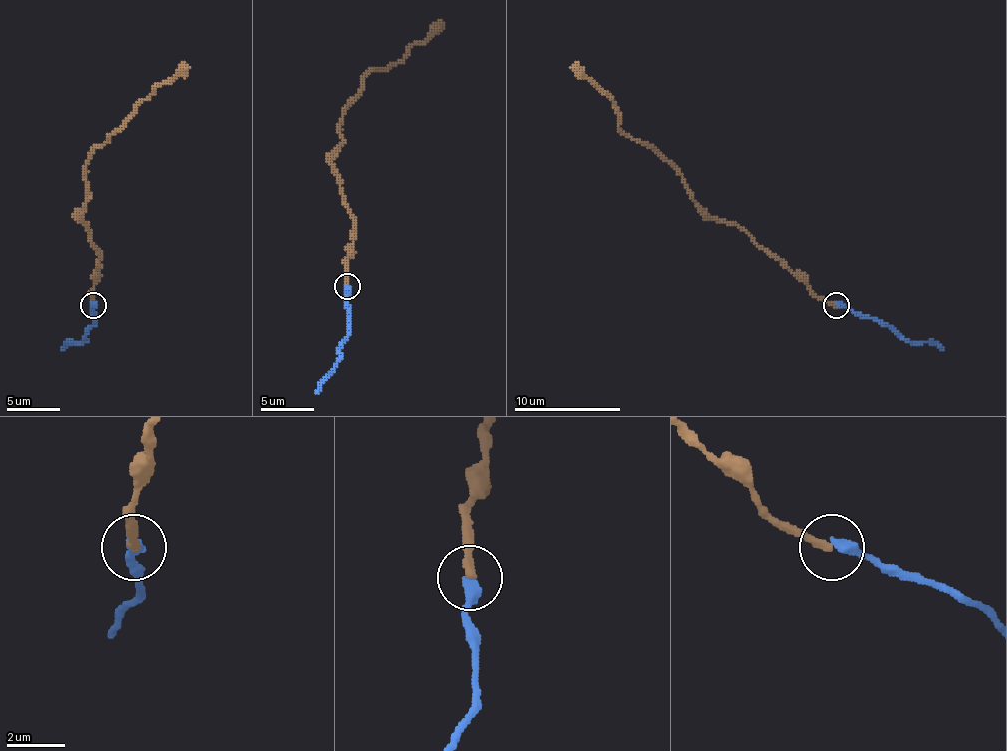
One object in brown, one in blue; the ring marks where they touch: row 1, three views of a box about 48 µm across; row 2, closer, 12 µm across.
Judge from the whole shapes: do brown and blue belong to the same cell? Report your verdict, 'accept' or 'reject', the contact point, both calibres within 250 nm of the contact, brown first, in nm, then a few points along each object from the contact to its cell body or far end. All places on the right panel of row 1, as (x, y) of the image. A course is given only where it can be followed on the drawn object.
accept; place (836, 305); calibres 280 and 400 nm; course brown (837, 305), (823, 302), (735, 225), (711, 217), (669, 163), (618, 126), (618, 107), (570, 67); course blue (837, 305), (887, 323), (911, 342), (933, 342), (943, 350)

